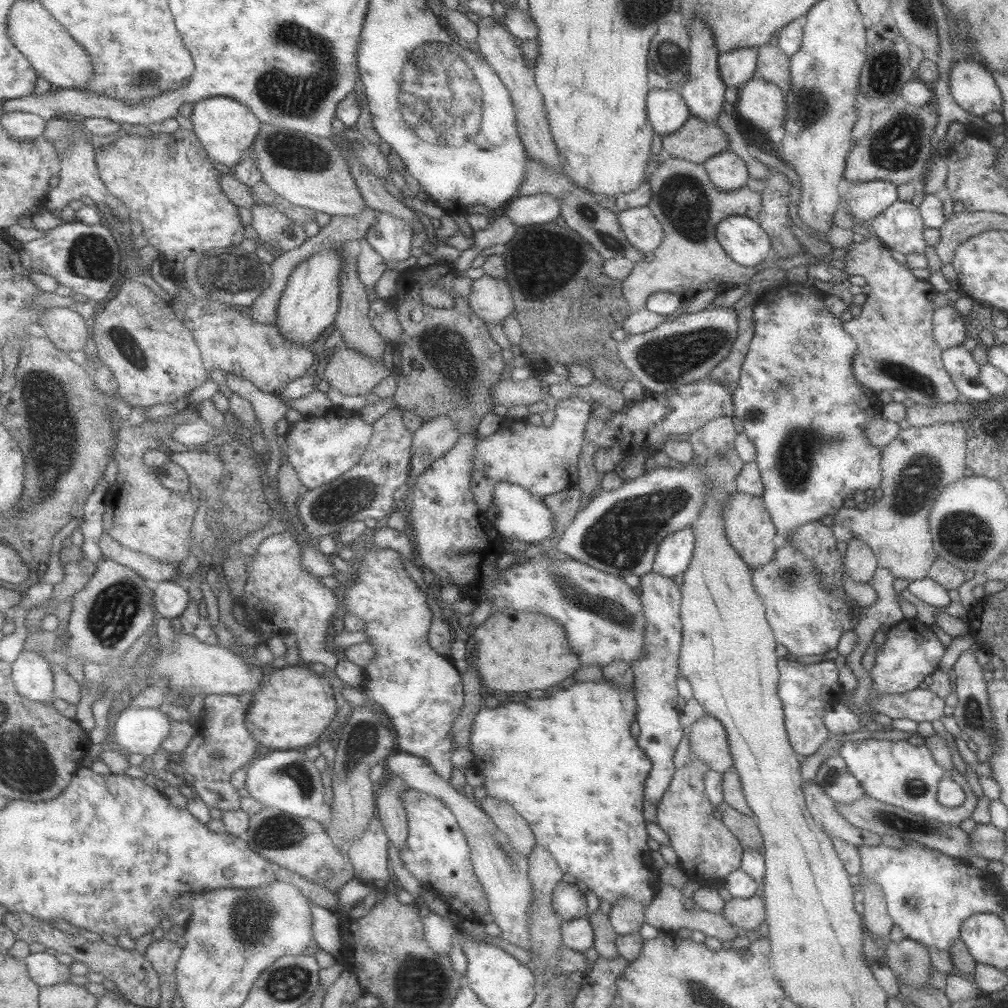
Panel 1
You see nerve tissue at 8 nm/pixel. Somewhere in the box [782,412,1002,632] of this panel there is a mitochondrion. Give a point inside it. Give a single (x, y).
(967, 537)

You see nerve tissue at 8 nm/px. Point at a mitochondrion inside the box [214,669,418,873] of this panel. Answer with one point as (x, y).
(277, 834)

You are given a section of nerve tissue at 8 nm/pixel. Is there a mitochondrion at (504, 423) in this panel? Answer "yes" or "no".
no

